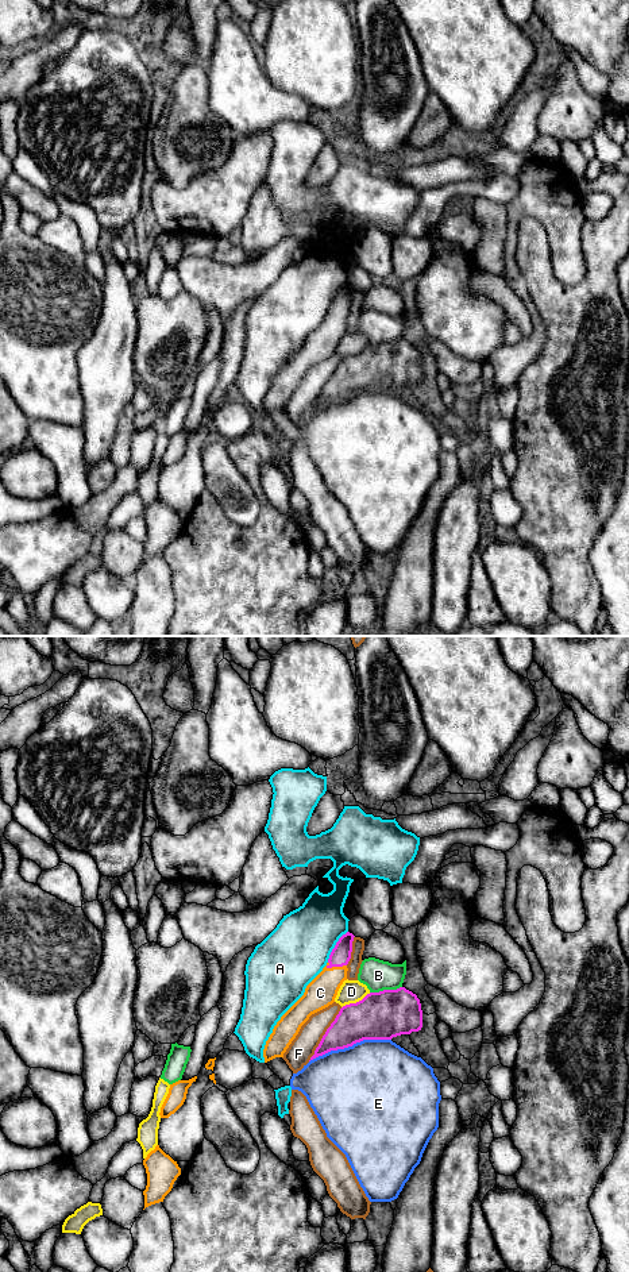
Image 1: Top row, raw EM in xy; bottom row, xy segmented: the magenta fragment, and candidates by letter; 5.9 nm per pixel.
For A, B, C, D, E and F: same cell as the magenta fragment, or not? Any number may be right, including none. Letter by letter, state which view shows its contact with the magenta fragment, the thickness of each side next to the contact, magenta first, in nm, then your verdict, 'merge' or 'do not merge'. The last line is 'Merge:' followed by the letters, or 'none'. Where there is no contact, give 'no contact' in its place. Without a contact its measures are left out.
A: contact in xy; calibres 120 and 380 nm; do not merge
B: contact in xy; calibres 280 and 190 nm; do not merge
C: contact in xy; calibres 120 and 180 nm; merge
D: contact in xy; calibres 280 and 140 nm; do not merge
E: contact in xy; calibres 280 and 500 nm; do not merge
F: contact in xy; calibres 220 and 150 nm; do not merge
Merge: C

